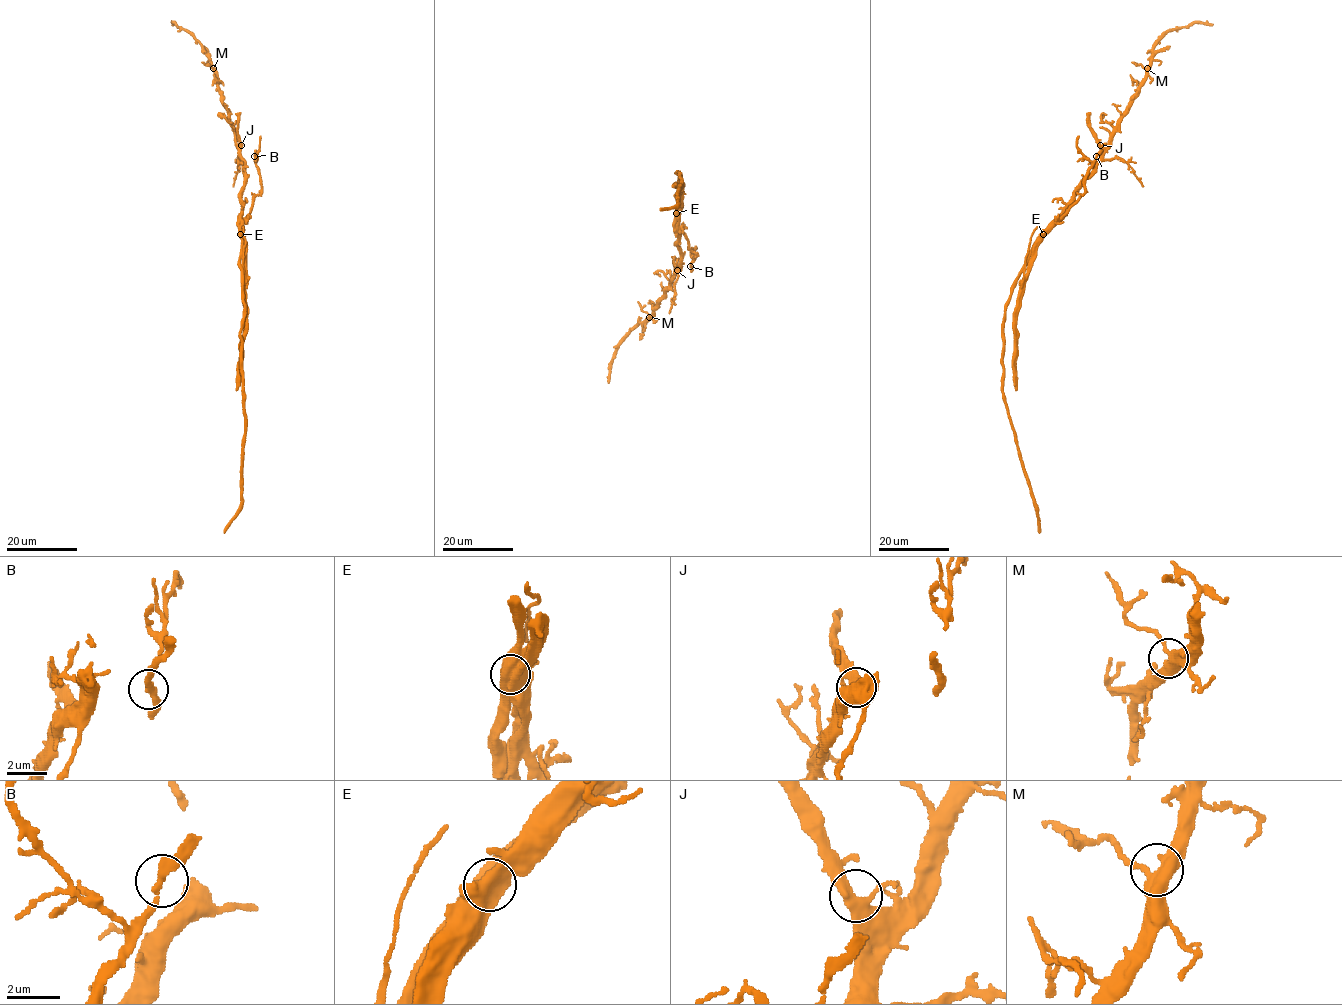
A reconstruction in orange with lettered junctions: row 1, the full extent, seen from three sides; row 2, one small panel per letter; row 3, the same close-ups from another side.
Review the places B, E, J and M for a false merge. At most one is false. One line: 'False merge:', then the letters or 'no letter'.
False merge: E

